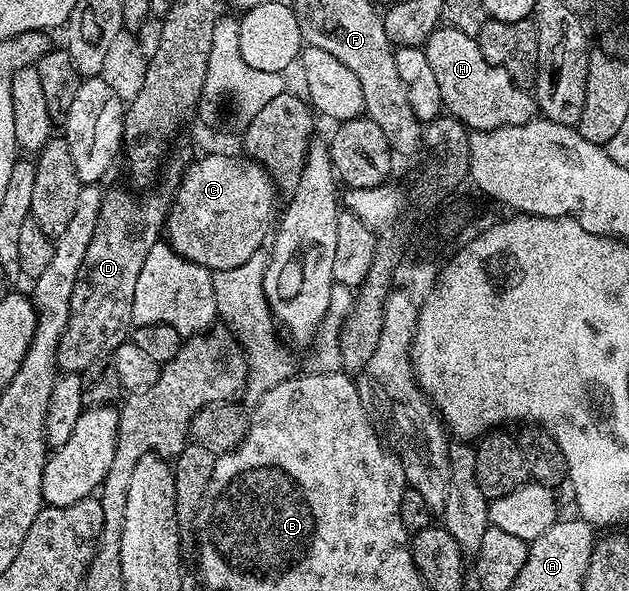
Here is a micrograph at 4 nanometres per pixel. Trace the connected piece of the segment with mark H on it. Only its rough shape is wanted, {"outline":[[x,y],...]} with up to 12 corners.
{"outline":[[441,24],[422,48],[469,130],[521,125],[535,96],[479,40]]}

